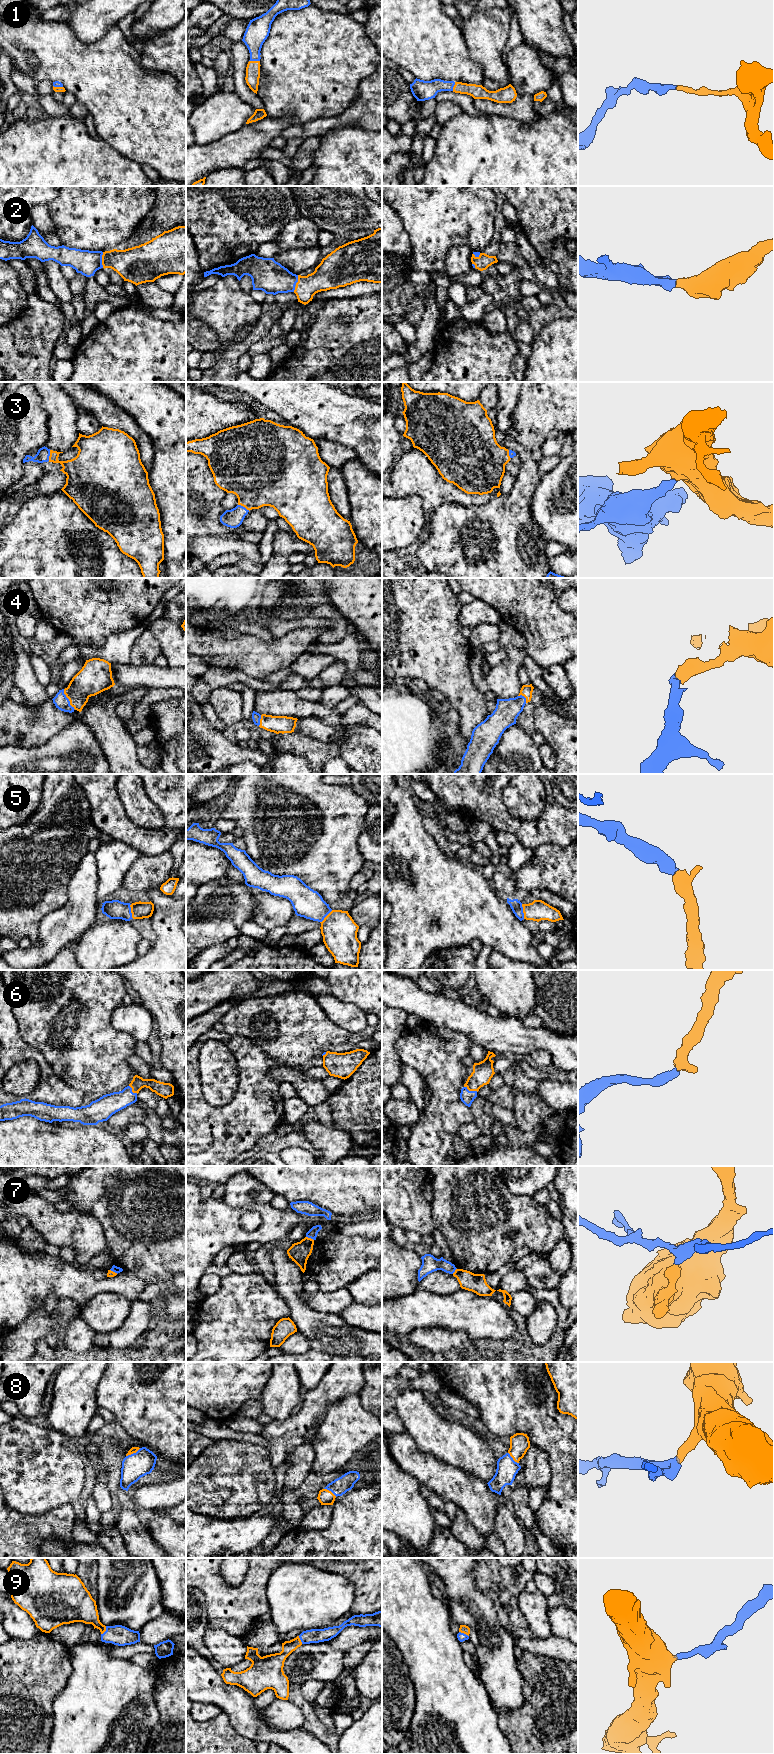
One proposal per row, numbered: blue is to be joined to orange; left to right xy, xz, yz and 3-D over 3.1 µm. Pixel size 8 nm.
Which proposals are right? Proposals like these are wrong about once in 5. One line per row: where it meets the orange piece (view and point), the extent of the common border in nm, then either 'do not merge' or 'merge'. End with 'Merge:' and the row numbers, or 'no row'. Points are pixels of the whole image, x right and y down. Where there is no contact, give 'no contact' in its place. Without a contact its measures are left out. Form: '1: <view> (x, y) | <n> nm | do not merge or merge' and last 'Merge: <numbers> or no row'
1: xz (254, 61) | 90 nm | merge
2: xy (102, 260) | 130 nm | merge
3: xz (244, 506) | 110 nm | merge
4: xy (68, 698) | 190 nm | merge
5: xy (131, 911) | 120 nm | merge
6: yz (471, 1090) | 120 nm | merge
7: xz (310, 1238) | 70 nm | do not merge
8: xy (133, 1452) | 140 nm | merge
9: yz (464, 1633) | 90 nm | merge
Merge: 1, 2, 3, 4, 5, 6, 8, 9

